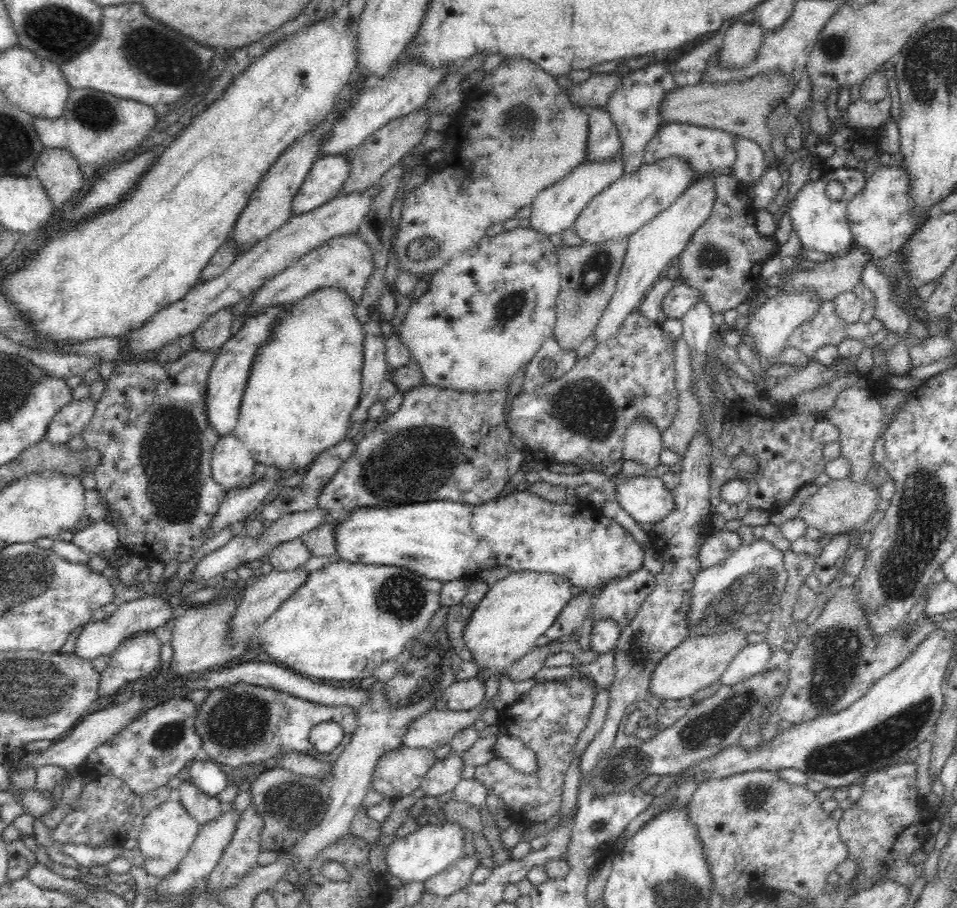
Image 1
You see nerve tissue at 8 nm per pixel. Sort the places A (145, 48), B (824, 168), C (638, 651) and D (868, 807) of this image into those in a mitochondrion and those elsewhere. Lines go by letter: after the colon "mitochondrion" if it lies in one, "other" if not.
A: mitochondrion
B: other
C: mitochondrion
D: other

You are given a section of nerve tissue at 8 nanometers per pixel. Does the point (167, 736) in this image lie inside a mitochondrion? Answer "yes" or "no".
yes

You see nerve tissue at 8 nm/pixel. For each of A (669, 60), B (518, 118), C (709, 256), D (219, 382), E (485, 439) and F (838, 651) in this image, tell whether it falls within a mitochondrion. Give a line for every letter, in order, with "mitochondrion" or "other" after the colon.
A: other
B: mitochondrion
C: mitochondrion
D: other
E: other
F: mitochondrion

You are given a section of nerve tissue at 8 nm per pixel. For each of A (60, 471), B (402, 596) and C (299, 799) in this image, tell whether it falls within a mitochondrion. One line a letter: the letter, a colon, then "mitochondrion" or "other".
A: other
B: mitochondrion
C: mitochondrion

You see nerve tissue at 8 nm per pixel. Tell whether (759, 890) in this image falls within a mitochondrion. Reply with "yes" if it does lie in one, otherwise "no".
no

